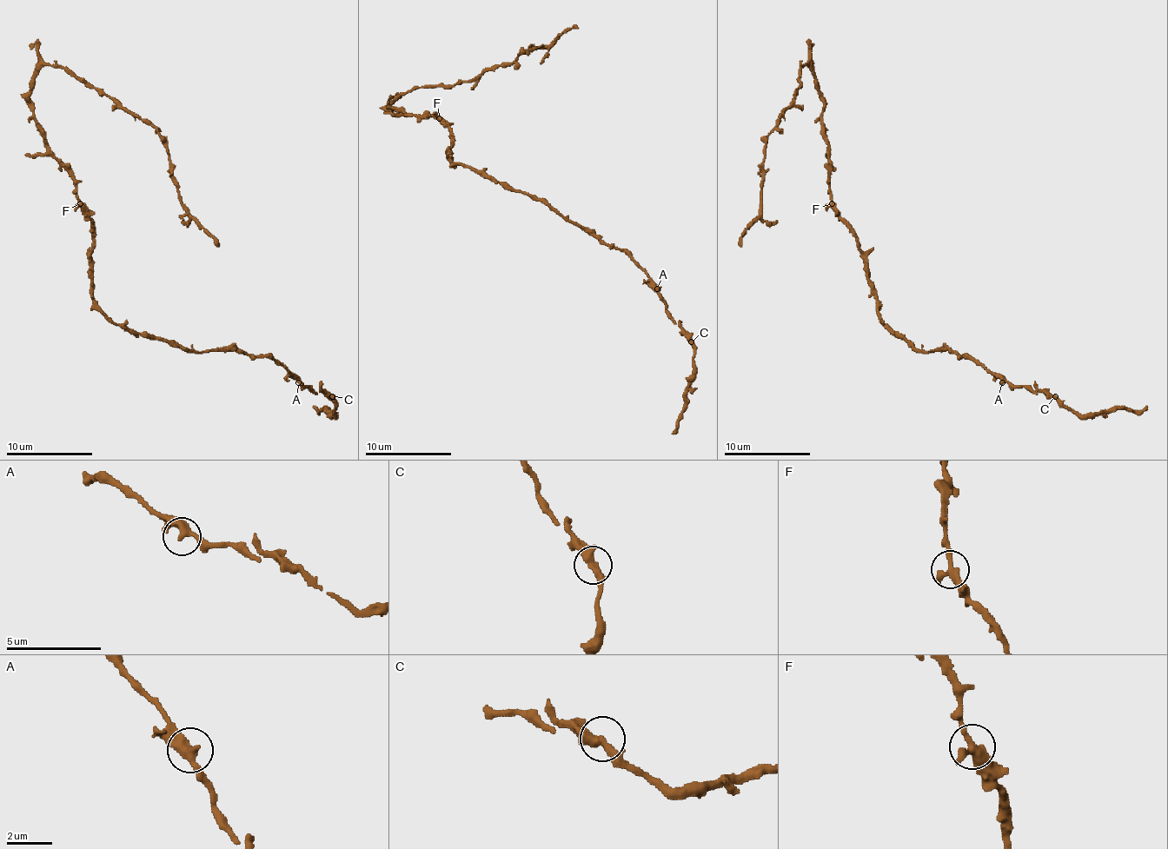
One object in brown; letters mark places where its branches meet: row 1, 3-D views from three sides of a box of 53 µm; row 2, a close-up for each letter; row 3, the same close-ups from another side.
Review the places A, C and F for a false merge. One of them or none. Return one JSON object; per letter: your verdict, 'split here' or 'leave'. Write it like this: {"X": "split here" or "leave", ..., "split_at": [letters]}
{"A": "leave", "C": "leave", "F": "leave", "split_at": []}

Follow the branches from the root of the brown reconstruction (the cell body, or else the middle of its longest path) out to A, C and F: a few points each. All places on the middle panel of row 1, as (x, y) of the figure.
A: (450, 146), (454, 163), (543, 198), (564, 217), (622, 249), (657, 288)
C: (450, 146), (454, 163), (543, 198), (564, 217), (622, 249), (644, 271), (666, 303), (666, 312), (692, 342)
F: (450, 146), (452, 131), (439, 118)

